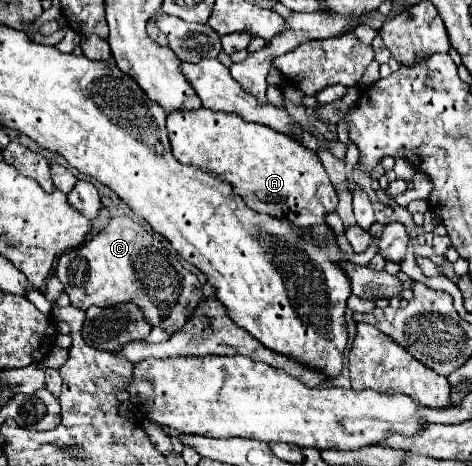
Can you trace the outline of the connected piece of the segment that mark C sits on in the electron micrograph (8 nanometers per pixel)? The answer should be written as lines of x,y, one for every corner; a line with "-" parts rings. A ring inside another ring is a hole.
131,216
111,218
97,236
61,254
55,274
63,282
75,308
107,308
119,302
133,302
143,310
151,326
169,330
169,334
175,334
187,322
185,310
193,310
193,306
201,302
201,294
197,294
197,290
201,290
197,276
183,266
171,244

